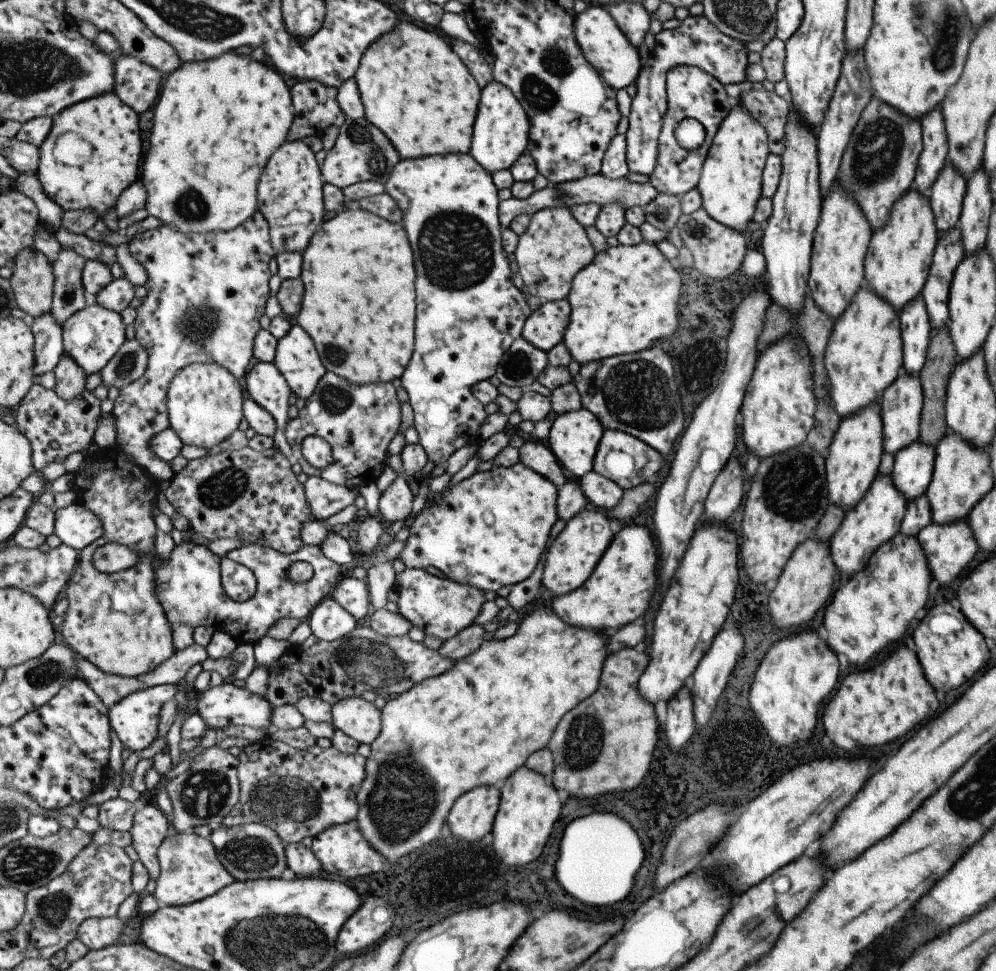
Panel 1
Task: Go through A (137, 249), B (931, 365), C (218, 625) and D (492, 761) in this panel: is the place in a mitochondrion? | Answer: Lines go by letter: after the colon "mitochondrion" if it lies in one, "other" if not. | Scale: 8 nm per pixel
A: other
B: mitochondrion
C: other
D: other

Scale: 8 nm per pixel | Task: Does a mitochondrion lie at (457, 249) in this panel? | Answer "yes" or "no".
yes

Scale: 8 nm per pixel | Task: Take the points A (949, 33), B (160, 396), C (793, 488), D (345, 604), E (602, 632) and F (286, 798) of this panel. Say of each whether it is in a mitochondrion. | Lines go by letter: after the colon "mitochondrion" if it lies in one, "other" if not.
A: mitochondrion
B: other
C: mitochondrion
D: other
E: other
F: mitochondrion

